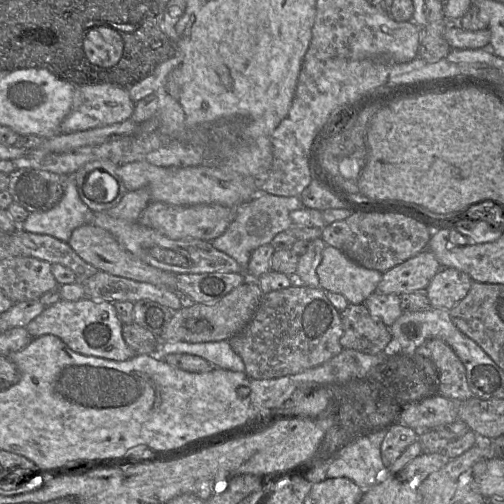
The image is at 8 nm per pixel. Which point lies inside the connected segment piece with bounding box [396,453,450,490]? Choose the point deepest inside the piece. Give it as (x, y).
(422, 466)

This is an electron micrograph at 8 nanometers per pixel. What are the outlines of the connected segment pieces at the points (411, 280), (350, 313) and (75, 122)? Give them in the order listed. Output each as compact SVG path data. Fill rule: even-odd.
M425 249L384 272L375 292L385 295L413 292L426 294L430 281L441 268L434 254Z
M364 303L349 304L340 312L343 335L342 348L377 354L392 347L392 334L381 320L373 317Z
M109 83L73 86L73 105L59 127L60 134L70 134L92 128L119 123L129 119L135 103L131 100L129 89Z

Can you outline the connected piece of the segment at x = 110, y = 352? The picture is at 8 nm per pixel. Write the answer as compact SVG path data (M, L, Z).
M83 298L78 301L60 299L57 303L46 307L41 314L25 326L25 329L32 338L48 334L54 335L71 350L85 356L126 361L134 355L140 354L135 354L124 341L122 326L123 324L112 303Z

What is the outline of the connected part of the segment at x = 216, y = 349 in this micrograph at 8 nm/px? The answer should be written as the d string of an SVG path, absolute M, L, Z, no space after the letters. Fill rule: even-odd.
M159 339L157 356L163 359L169 354L196 355L217 368L246 373L242 358L233 351L228 340L189 343L183 341L161 342Z

